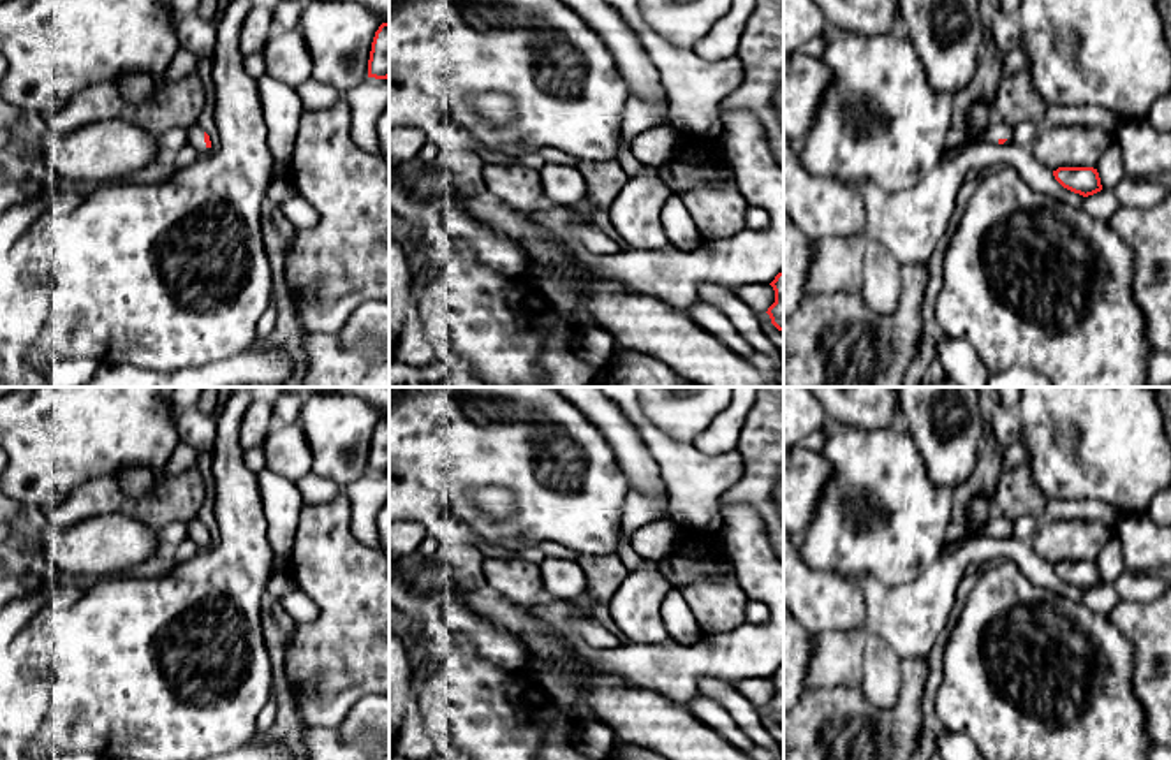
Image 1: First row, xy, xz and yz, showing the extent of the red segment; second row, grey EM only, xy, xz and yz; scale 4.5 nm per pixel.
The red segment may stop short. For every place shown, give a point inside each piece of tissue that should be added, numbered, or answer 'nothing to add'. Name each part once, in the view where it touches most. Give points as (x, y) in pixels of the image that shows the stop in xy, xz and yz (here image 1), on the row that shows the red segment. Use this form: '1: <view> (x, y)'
1: xy (196, 134)

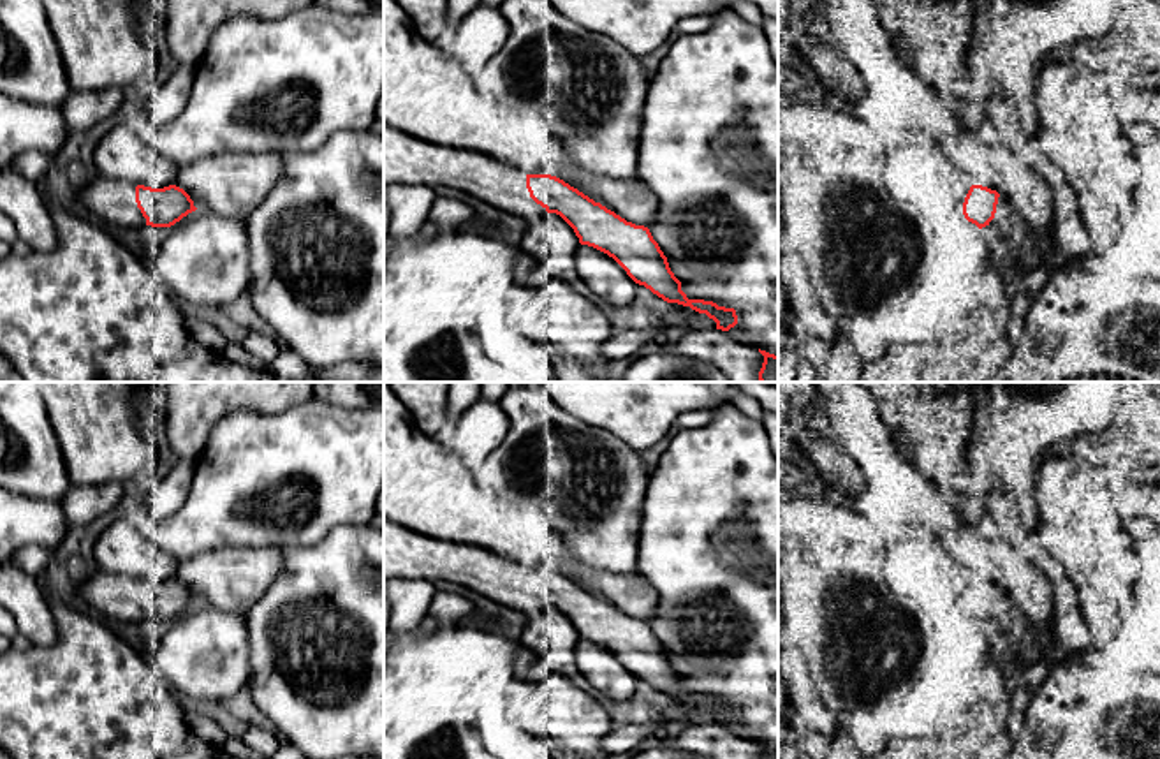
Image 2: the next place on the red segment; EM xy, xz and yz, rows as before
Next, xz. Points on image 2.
1: xz (407, 161)

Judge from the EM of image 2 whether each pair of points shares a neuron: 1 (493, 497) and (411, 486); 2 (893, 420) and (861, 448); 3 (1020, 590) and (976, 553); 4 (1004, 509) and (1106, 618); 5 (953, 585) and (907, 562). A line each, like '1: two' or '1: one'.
1: two
2: two
3: one
4: two
5: one

